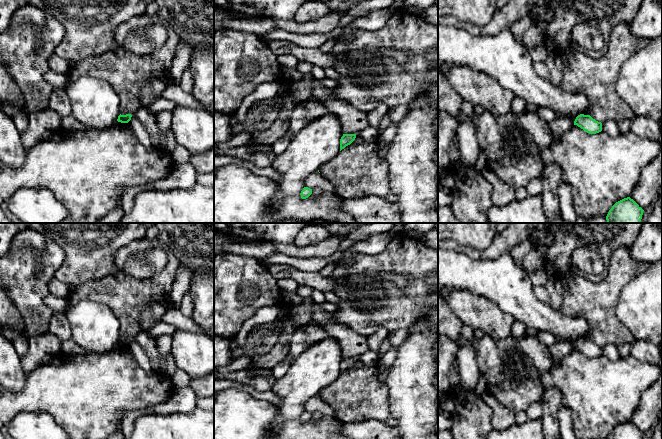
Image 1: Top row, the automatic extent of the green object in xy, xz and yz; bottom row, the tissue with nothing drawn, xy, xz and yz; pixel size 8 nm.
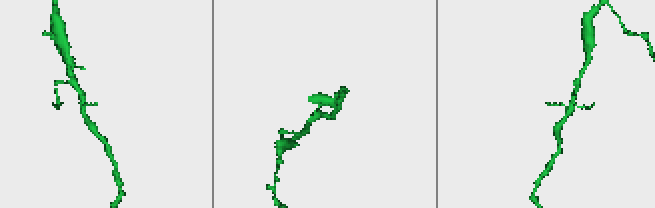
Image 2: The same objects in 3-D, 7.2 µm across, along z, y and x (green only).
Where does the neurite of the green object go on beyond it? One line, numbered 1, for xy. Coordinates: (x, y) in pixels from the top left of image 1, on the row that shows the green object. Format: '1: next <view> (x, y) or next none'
1: next none

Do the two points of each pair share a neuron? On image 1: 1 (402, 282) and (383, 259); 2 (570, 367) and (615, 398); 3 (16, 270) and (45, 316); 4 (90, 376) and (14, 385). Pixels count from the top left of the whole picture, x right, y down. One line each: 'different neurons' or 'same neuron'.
1: different neurons
2: same neuron
3: same neuron
4: different neurons

